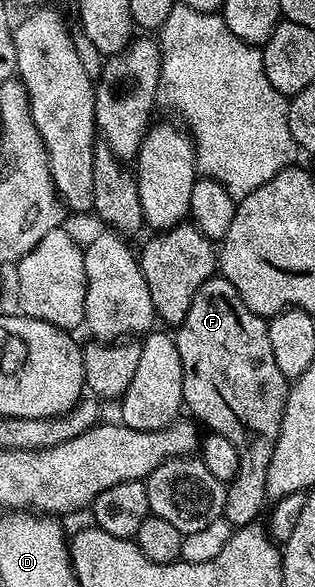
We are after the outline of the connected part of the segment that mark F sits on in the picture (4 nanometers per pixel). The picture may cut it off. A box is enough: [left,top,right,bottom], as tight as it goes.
[174,276,290,528]

